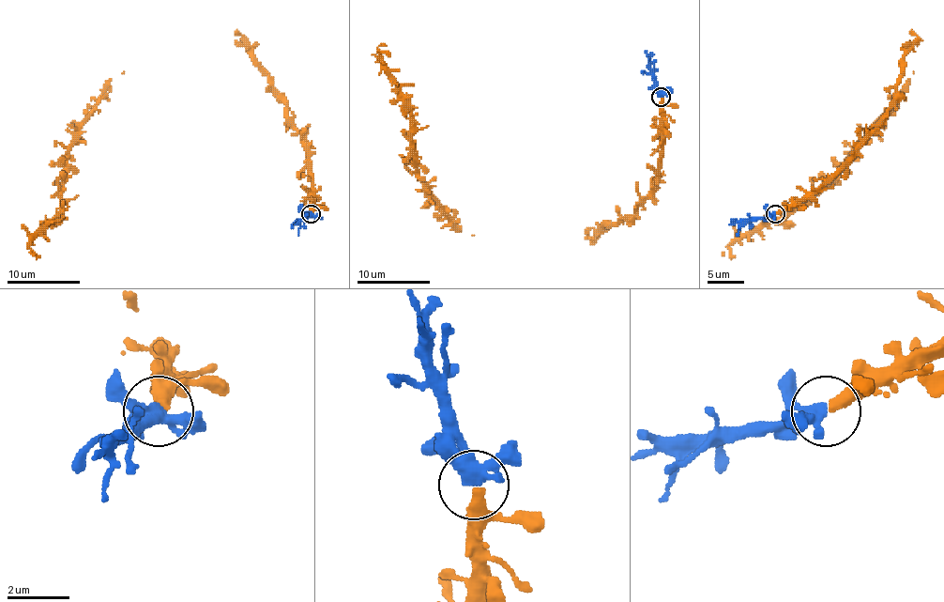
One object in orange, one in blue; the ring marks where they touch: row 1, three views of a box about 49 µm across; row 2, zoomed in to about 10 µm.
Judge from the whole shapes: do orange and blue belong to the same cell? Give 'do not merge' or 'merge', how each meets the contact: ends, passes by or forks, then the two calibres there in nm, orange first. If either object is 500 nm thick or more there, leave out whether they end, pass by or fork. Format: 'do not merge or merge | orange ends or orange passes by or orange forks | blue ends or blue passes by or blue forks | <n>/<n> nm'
merge | orange ends | blue passes by | 400/400 nm

